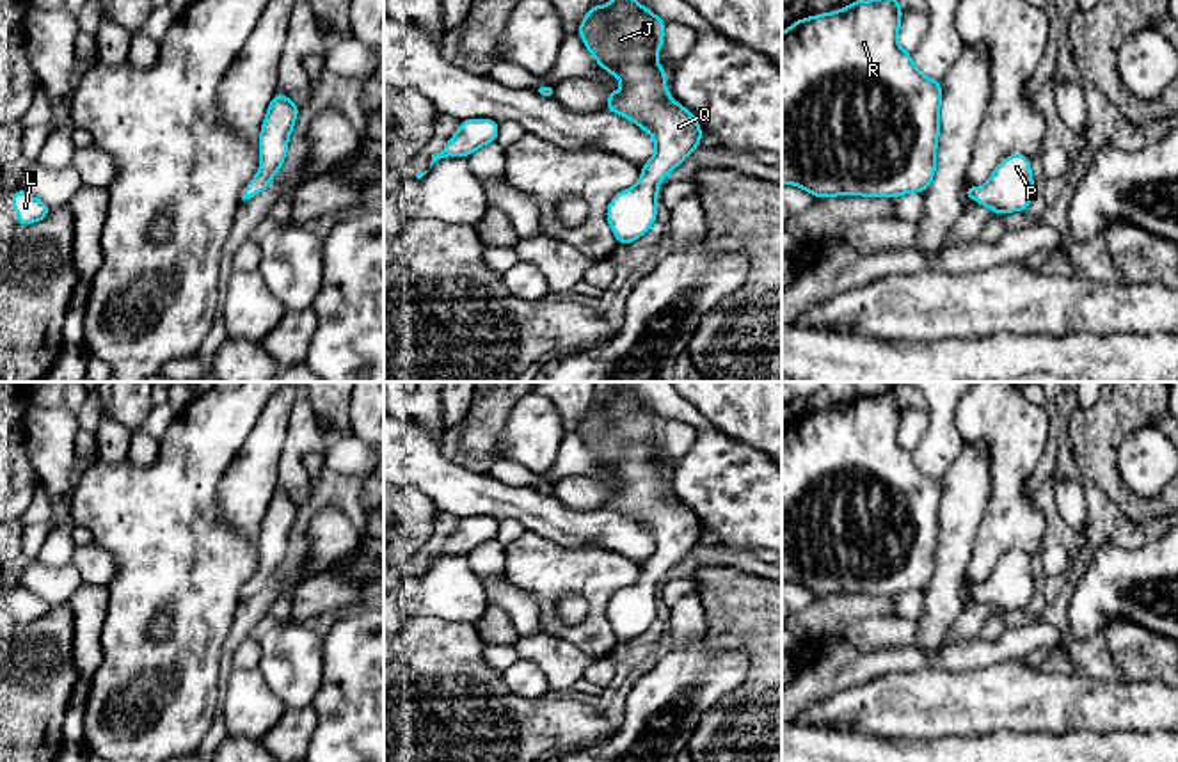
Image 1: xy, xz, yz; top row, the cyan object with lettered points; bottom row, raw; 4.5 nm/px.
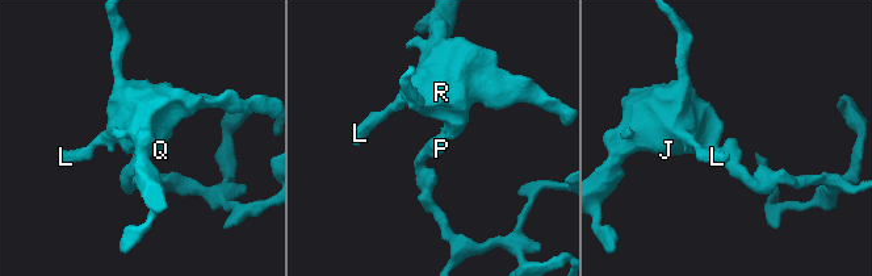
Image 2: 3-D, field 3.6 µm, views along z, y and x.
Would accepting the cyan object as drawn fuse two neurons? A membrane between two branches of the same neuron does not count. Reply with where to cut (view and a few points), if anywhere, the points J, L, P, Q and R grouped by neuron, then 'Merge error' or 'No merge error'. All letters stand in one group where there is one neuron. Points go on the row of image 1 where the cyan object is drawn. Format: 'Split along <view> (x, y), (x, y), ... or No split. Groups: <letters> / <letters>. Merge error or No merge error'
No split. Groups: J L P Q R. No merge error

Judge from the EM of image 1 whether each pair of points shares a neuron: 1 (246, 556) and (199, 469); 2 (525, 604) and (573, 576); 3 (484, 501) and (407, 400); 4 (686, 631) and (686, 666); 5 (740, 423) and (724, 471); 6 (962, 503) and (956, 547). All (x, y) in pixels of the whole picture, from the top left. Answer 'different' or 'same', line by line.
1: same
2: different
3: different
4: different
5: different
6: same

